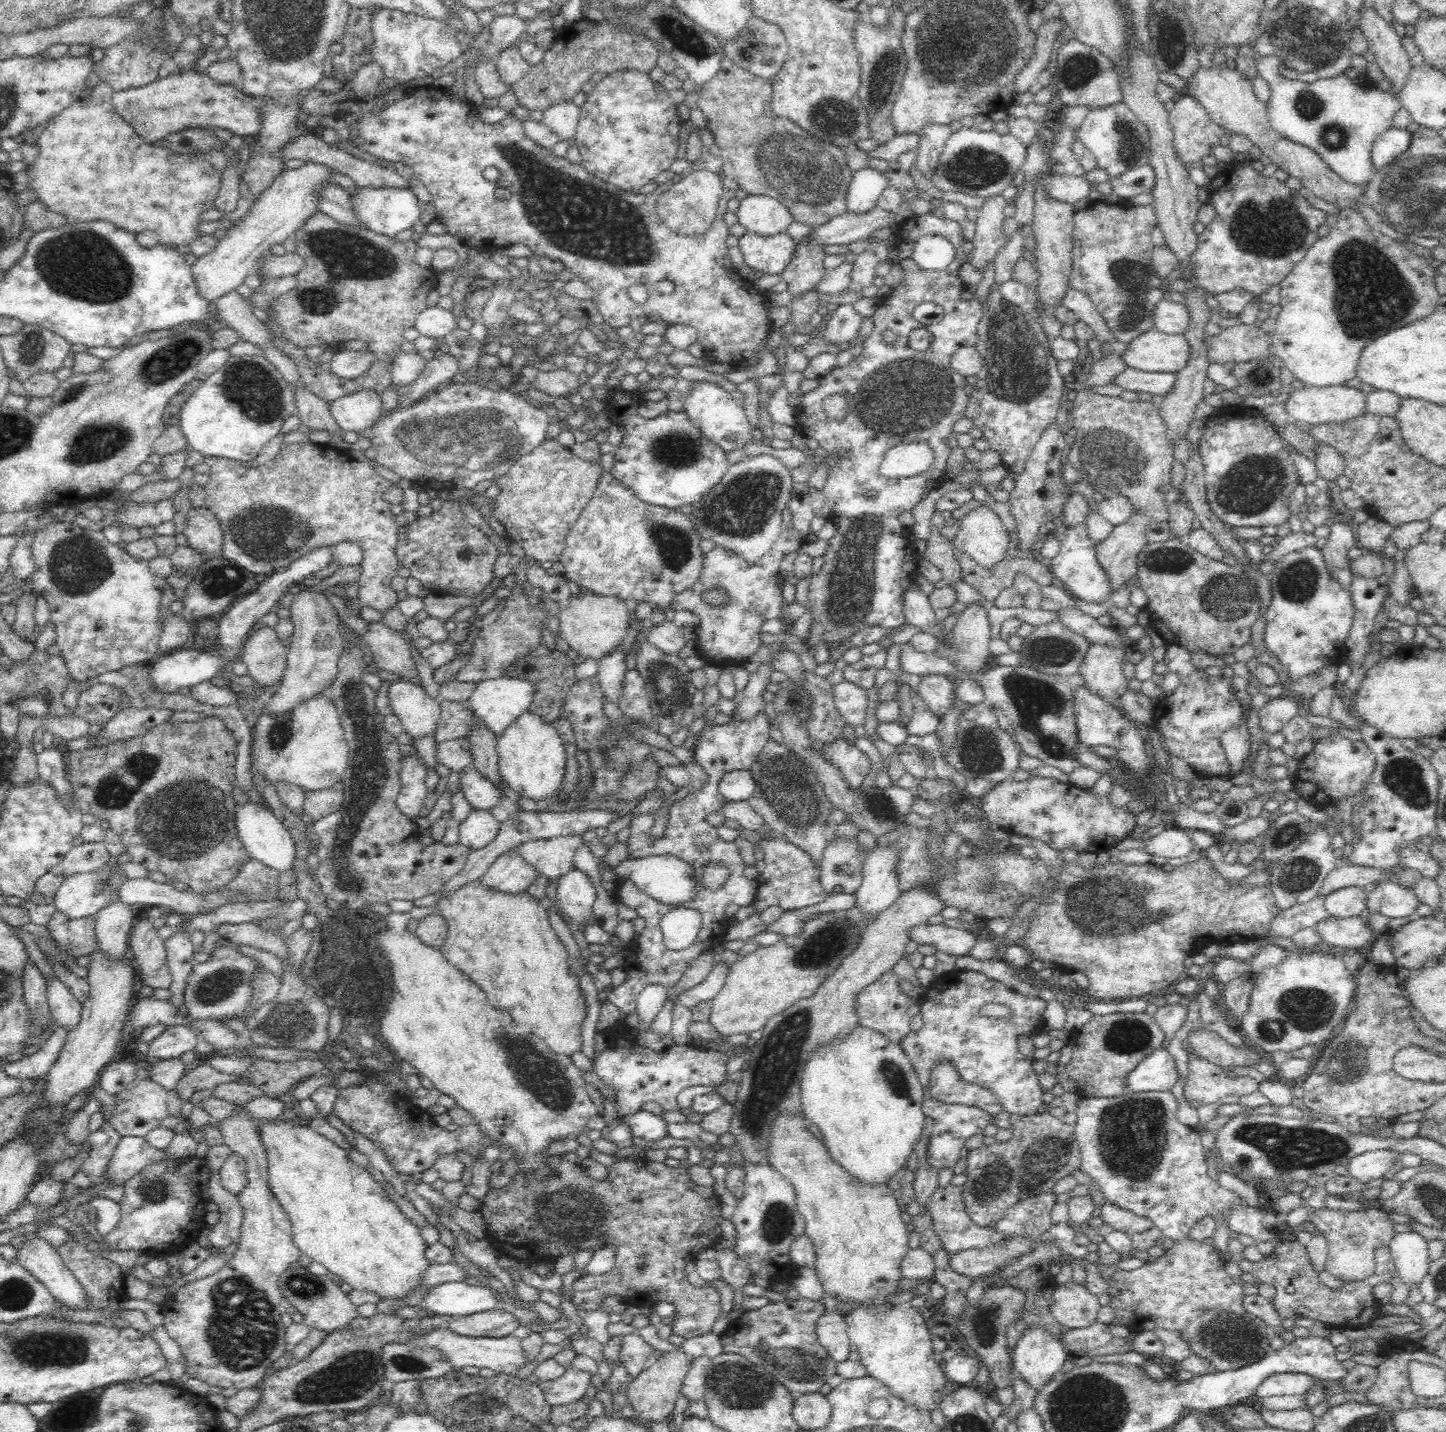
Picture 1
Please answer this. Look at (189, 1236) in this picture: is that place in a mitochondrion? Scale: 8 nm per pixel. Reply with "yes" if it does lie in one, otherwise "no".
no

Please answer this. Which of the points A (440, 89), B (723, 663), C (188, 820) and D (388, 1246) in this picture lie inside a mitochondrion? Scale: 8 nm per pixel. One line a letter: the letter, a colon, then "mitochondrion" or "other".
A: other
B: other
C: mitochondrion
D: other

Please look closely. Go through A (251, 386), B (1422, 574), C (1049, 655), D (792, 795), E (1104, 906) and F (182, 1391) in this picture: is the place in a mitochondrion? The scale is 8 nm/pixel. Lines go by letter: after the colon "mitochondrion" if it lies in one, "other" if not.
A: mitochondrion
B: other
C: mitochondrion
D: mitochondrion
E: mitochondrion
F: other

